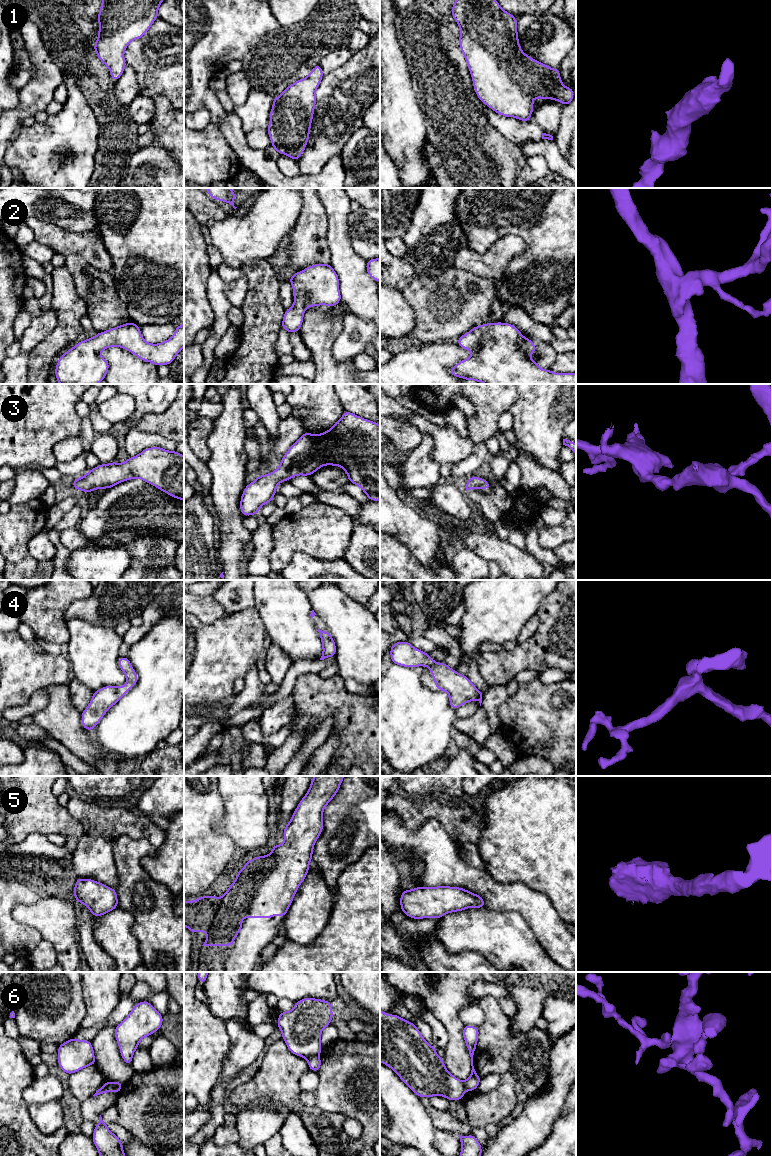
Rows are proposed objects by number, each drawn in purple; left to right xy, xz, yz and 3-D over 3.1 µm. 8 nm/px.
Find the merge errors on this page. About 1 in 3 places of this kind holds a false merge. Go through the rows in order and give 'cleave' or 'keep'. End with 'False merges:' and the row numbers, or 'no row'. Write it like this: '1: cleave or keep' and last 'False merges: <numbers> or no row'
1: keep
2: keep
3: keep
4: keep
5: keep
6: cleave
False merges: 6

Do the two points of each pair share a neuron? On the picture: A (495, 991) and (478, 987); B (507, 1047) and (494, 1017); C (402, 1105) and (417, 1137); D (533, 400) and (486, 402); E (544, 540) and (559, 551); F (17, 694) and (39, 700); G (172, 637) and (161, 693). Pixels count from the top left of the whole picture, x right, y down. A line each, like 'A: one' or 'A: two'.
A: one
B: one
C: one
D: two
E: two
F: two
G: one

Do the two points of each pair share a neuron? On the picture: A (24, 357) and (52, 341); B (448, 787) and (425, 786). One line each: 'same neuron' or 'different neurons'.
A: different neurons
B: same neuron

